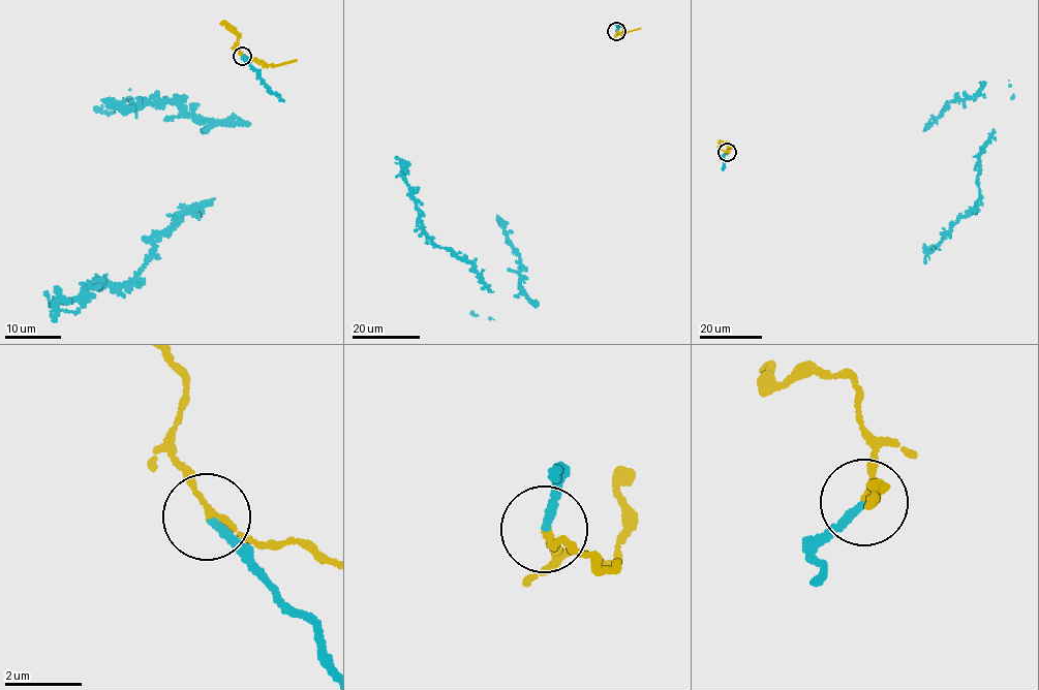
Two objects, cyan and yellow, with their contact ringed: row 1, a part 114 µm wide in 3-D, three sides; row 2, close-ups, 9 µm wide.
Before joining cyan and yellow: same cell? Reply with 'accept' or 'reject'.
reject

